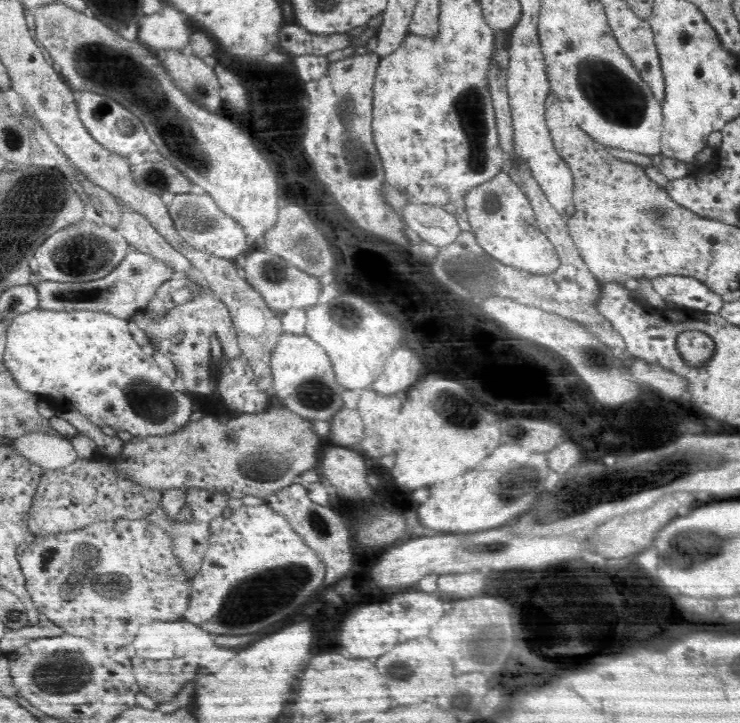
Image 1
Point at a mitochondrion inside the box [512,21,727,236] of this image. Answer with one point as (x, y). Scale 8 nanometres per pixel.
(614, 95)

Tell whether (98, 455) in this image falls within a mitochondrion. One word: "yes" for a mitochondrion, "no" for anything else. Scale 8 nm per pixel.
no

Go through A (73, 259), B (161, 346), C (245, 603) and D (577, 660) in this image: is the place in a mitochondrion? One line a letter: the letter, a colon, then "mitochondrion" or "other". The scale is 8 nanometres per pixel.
A: mitochondrion
B: other
C: mitochondrion
D: other

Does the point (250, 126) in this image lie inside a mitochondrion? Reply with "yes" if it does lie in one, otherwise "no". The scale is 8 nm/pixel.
no

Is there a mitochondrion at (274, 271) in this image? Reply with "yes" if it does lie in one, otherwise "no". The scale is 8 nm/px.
yes

